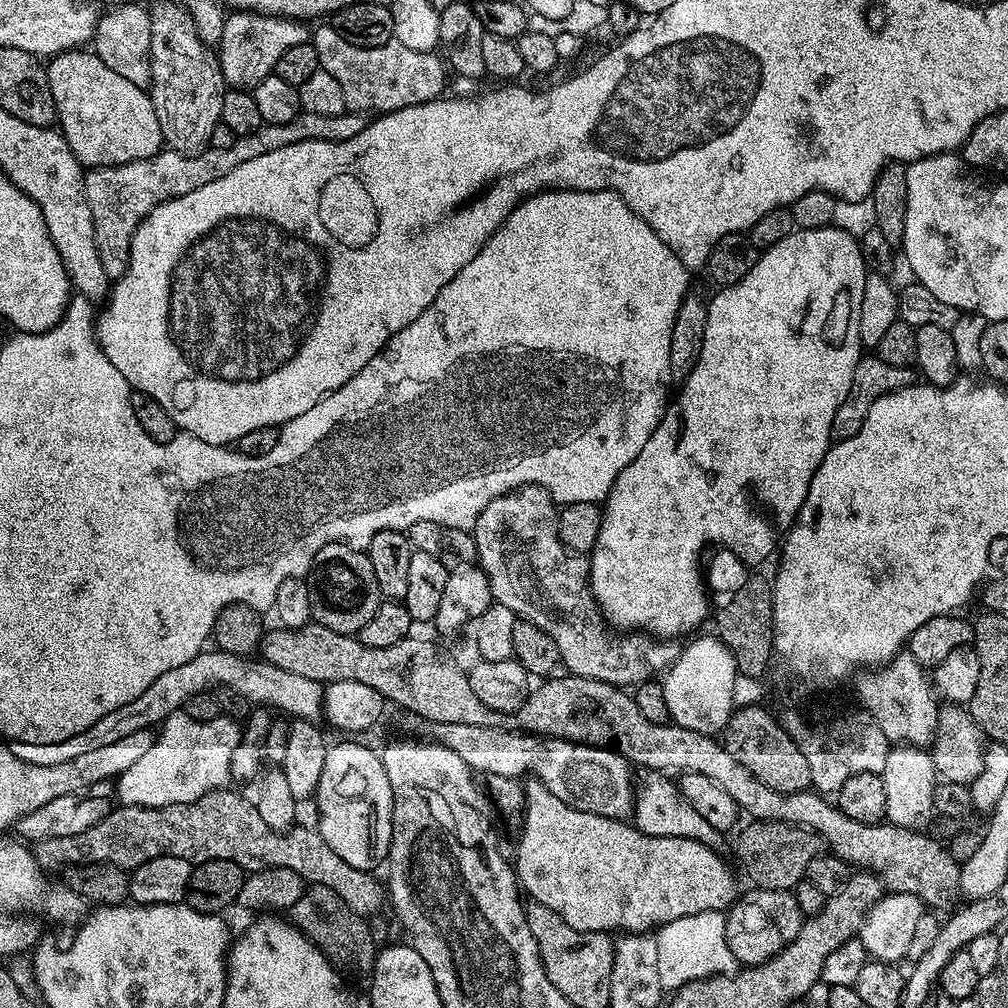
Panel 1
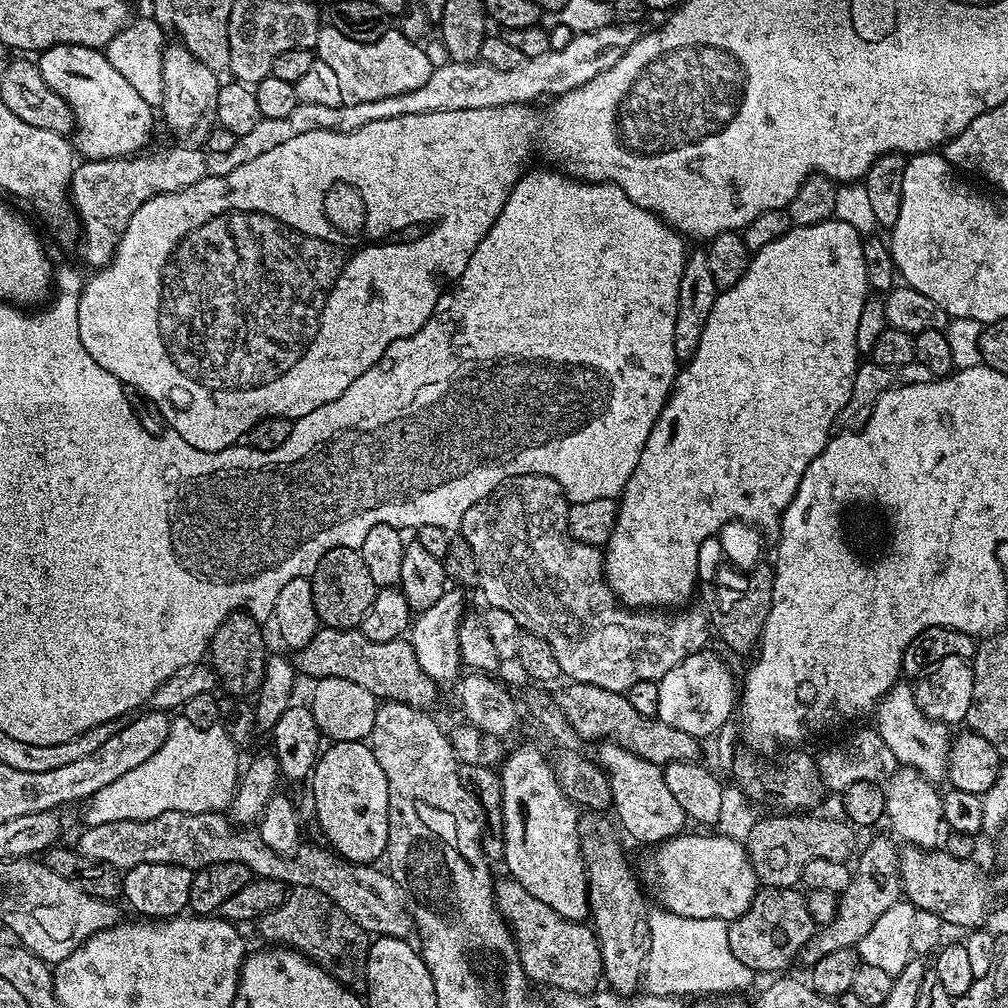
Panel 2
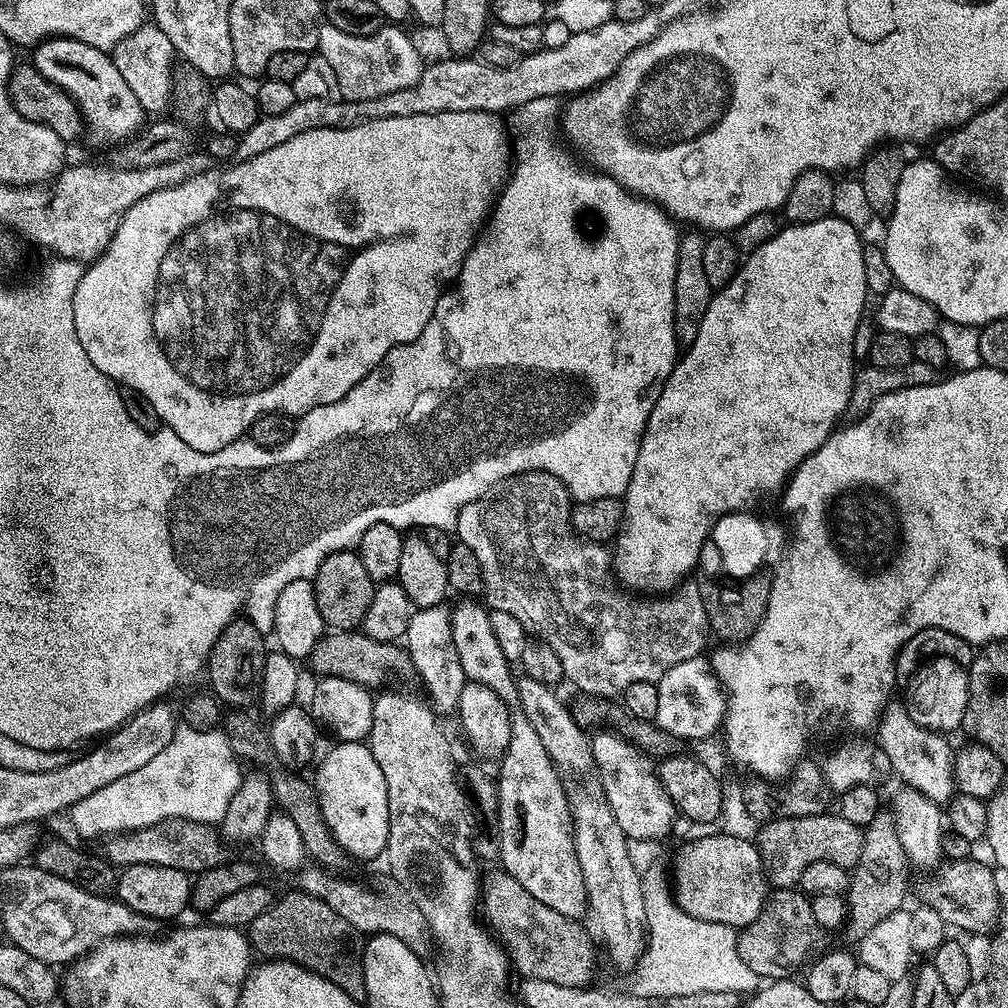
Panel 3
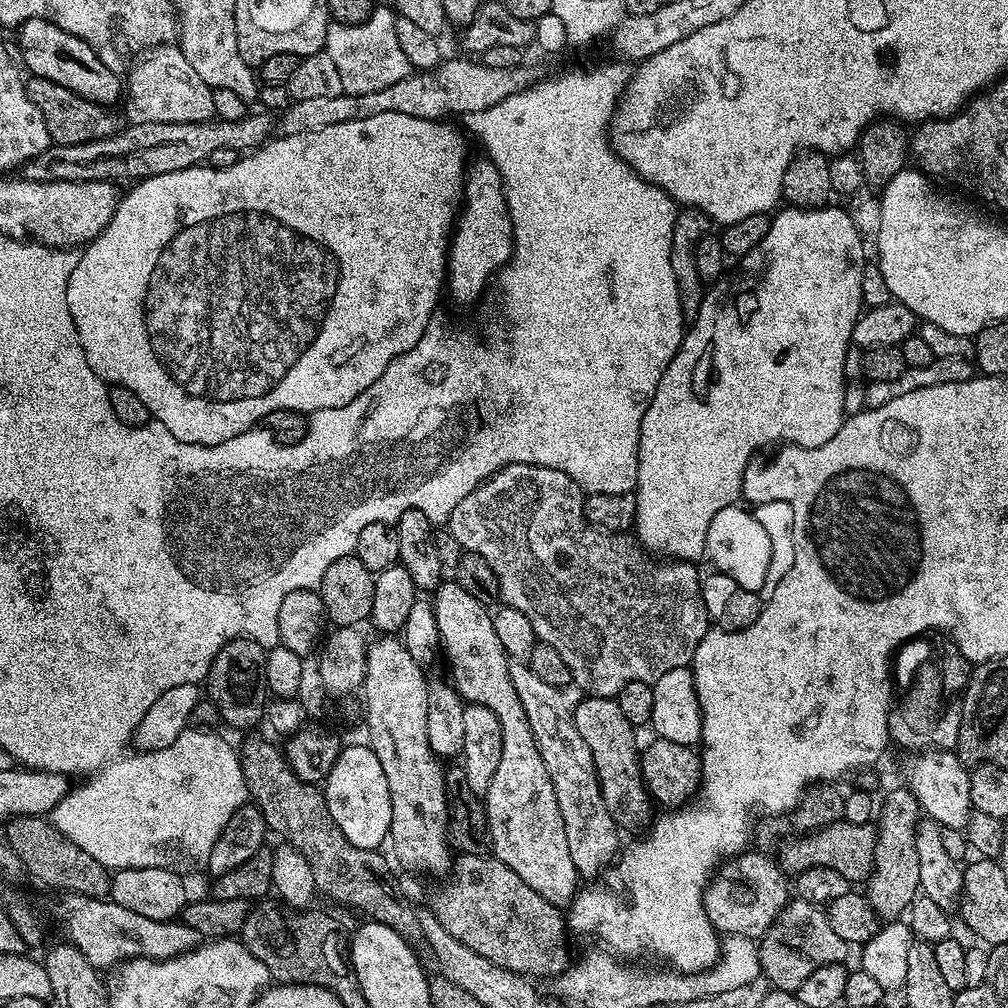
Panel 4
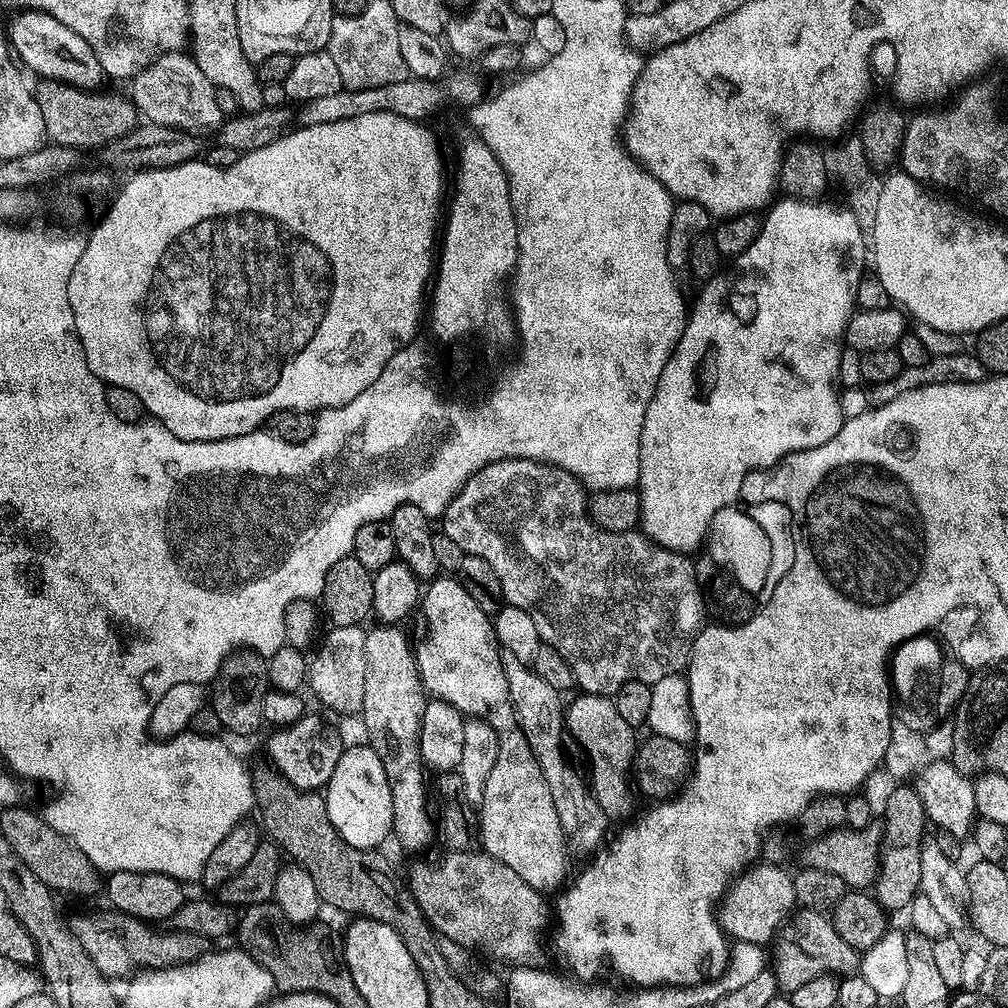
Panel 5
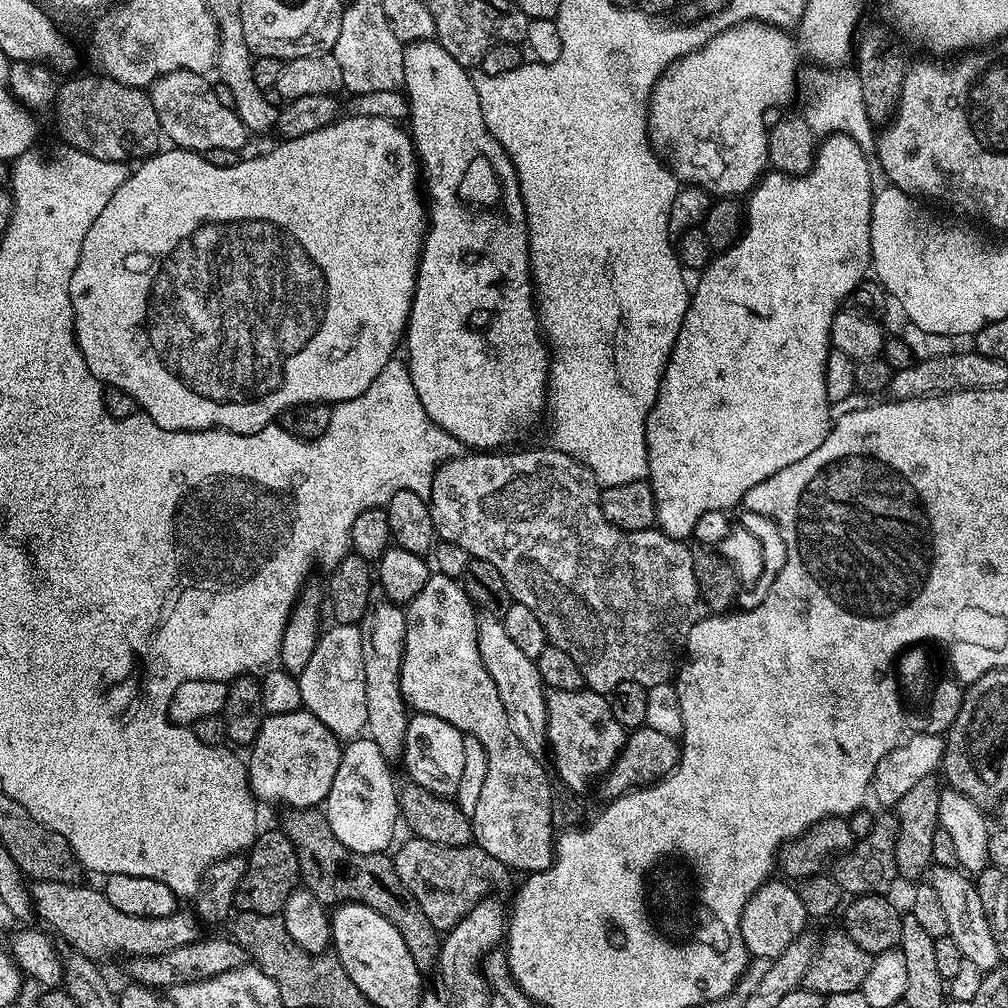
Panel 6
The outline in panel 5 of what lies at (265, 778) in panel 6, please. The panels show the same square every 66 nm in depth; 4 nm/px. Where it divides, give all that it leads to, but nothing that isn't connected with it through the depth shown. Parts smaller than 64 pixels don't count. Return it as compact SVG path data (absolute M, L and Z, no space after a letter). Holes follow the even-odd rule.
M306 714L293 724L277 727L276 732L268 740L268 756L271 767L279 772L296 788L306 792L323 789L330 782L330 774L334 774L334 766L338 766L338 758L342 758L346 741L332 724L327 724L320 716Z

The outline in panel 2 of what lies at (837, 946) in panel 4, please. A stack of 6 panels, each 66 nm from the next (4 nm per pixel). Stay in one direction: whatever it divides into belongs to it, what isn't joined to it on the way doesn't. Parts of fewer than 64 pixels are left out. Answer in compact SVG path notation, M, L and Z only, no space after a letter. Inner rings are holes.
M761 887L750 910L728 925L730 950L734 950L738 962L750 966L753 974L780 974L783 973L780 972L783 968L791 966L795 956L797 959L803 953L817 927L810 918L808 902L803 891L796 888Z

